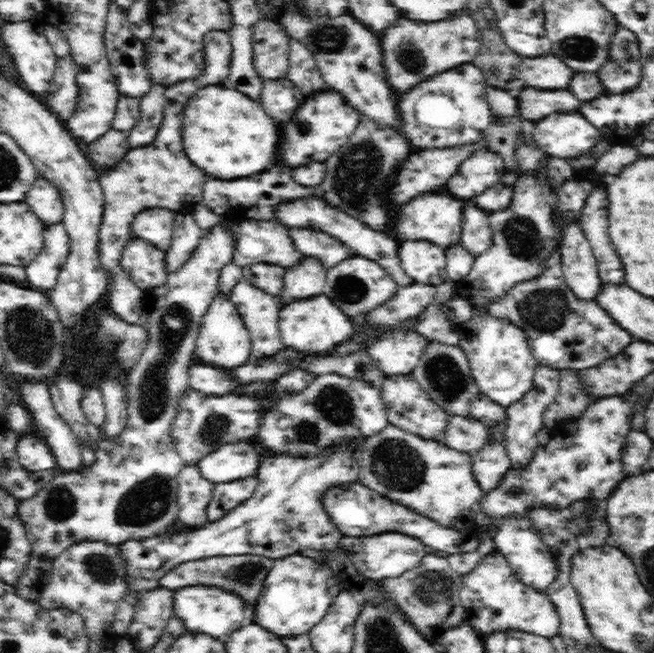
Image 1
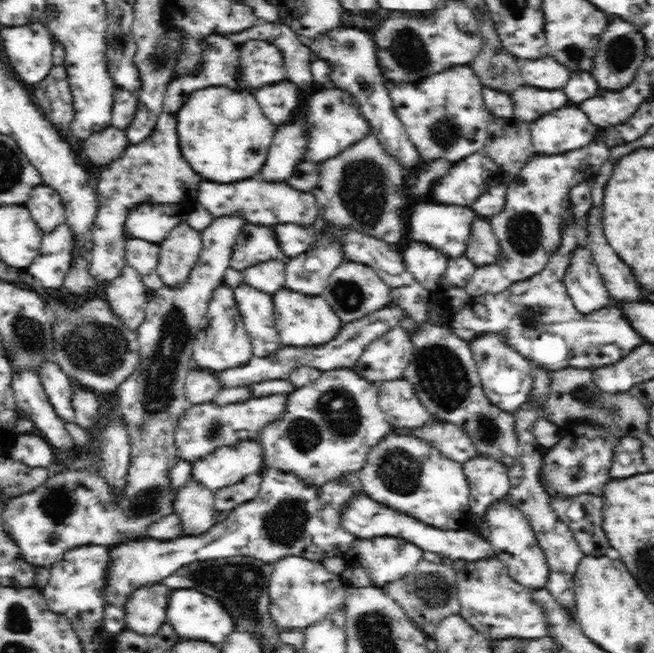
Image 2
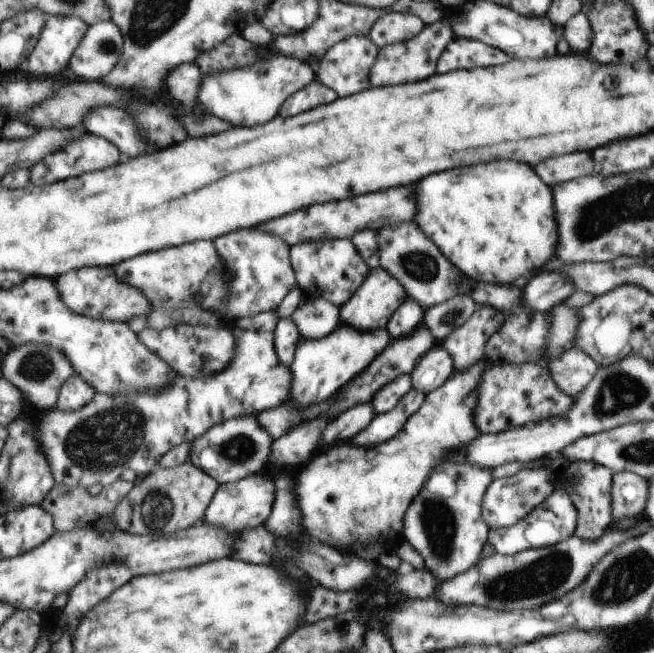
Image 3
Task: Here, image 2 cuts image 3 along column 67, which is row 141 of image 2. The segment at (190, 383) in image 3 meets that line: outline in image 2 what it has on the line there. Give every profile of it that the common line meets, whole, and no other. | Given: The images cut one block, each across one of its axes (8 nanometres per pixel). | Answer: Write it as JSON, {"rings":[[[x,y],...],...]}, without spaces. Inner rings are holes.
{"rings":[[[468,64],[444,70],[442,74],[424,78],[422,84],[394,86],[390,82],[393,107],[405,126],[409,139],[414,143],[419,156],[426,160],[448,158],[458,161],[481,151],[488,138],[488,120],[493,115],[483,99],[481,78]]]}

